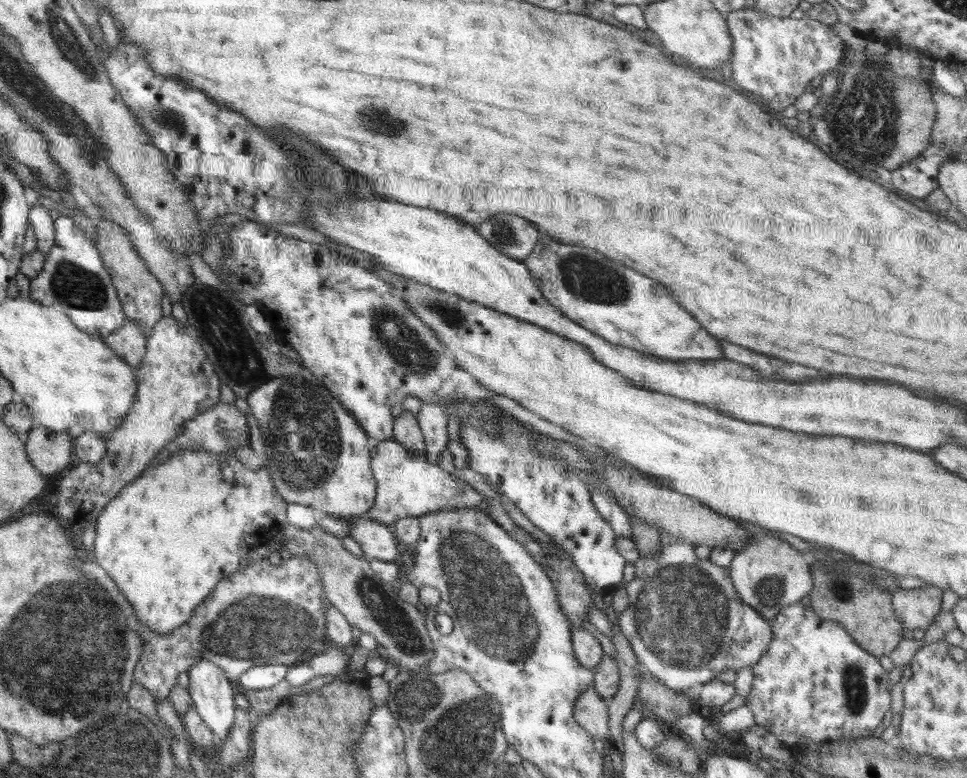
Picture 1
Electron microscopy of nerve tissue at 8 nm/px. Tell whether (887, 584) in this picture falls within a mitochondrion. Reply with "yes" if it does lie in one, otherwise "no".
no

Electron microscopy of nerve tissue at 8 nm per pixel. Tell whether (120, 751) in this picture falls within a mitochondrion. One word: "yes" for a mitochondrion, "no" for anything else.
yes

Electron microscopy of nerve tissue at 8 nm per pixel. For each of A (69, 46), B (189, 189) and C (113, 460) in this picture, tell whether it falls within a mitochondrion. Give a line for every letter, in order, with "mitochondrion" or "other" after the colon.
A: mitochondrion
B: other
C: other

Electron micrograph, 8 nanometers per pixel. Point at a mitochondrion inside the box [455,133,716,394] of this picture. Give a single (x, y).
(590, 279)

